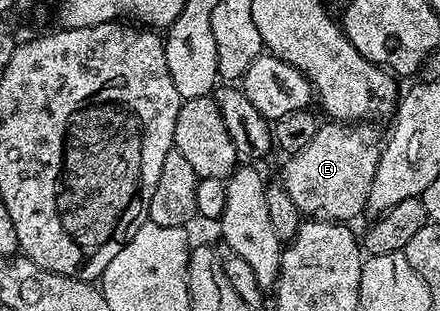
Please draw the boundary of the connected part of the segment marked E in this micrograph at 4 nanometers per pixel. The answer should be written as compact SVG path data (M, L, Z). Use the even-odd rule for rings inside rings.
M334 120L324 121L317 128L313 140L301 148L301 152L290 155L283 166L281 181L289 200L297 204L300 215L310 216L315 220L350 223L359 213L367 210L369 188L373 188L373 176L377 172L381 138L378 138L367 124L348 124Z

